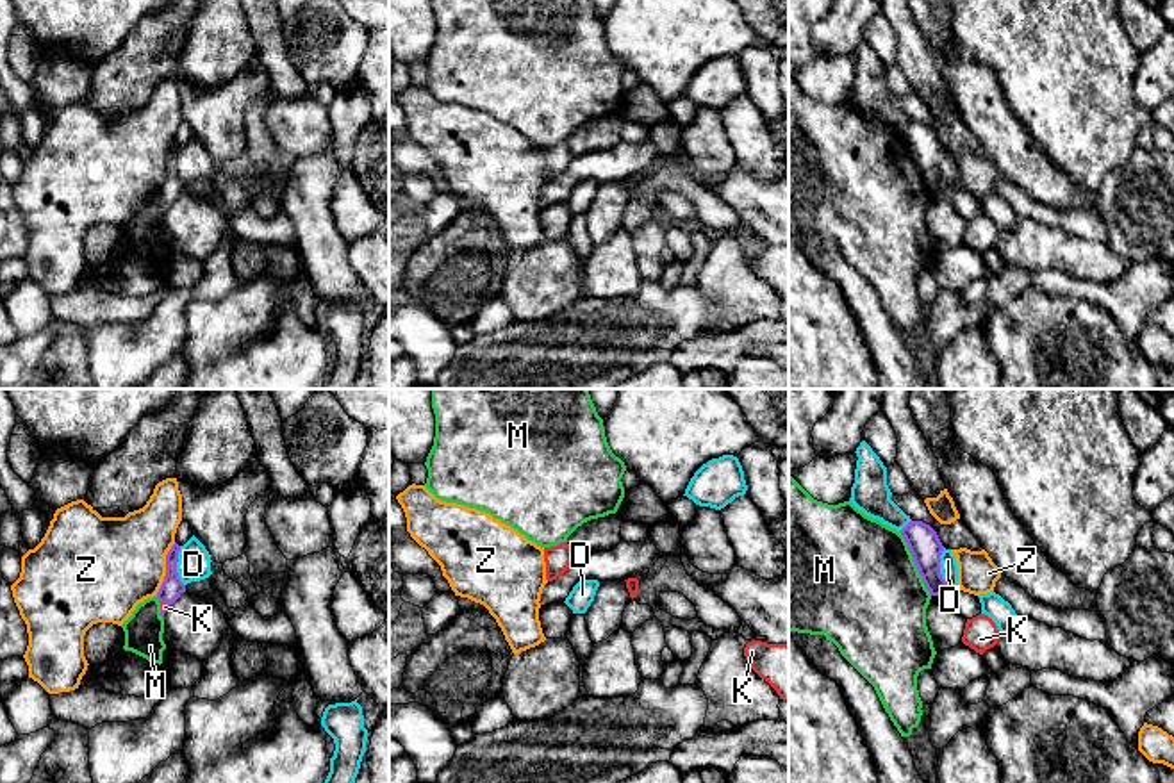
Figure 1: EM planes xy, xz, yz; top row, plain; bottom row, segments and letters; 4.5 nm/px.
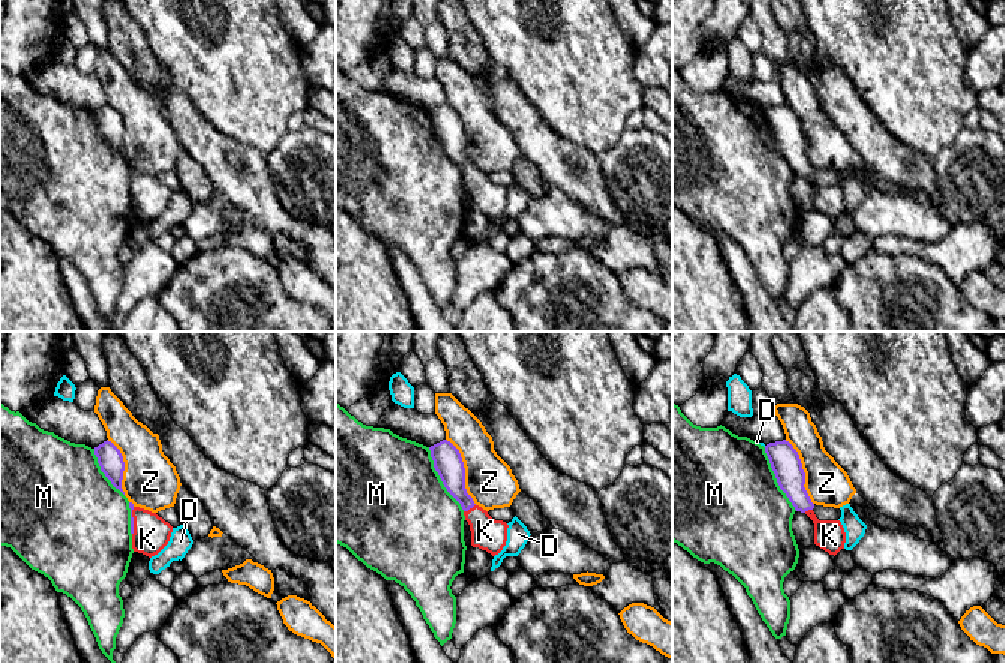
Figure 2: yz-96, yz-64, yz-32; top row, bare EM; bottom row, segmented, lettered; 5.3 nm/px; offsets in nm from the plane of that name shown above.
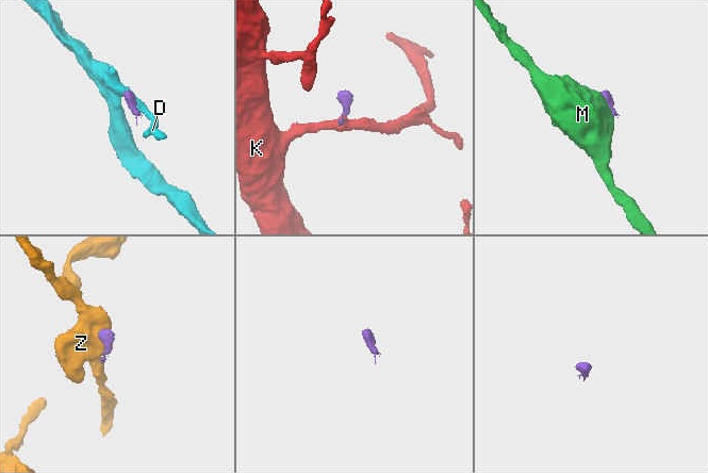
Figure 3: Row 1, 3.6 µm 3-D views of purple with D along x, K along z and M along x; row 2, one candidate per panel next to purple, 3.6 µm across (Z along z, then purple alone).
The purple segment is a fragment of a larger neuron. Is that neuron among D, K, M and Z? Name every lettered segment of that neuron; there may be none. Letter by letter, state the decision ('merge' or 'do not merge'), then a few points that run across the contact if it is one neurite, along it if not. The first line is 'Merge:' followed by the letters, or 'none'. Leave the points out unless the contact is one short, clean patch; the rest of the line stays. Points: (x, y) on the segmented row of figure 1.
Merge: K
D: do not merge; line yz (942, 548), (941, 576), (953, 589)
K: merge; line xy (172, 587), (165, 601), (165, 607)
M: do not merge
Z: do not merge; line xy (175, 543), (166, 555), (166, 575), (156, 594)

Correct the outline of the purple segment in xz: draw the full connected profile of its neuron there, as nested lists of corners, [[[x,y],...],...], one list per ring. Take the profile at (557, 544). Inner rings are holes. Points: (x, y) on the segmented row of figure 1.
[[[566,542],[544,548],[544,562],[546,562],[546,580],[553,581],[560,578],[571,565],[573,551]]]

